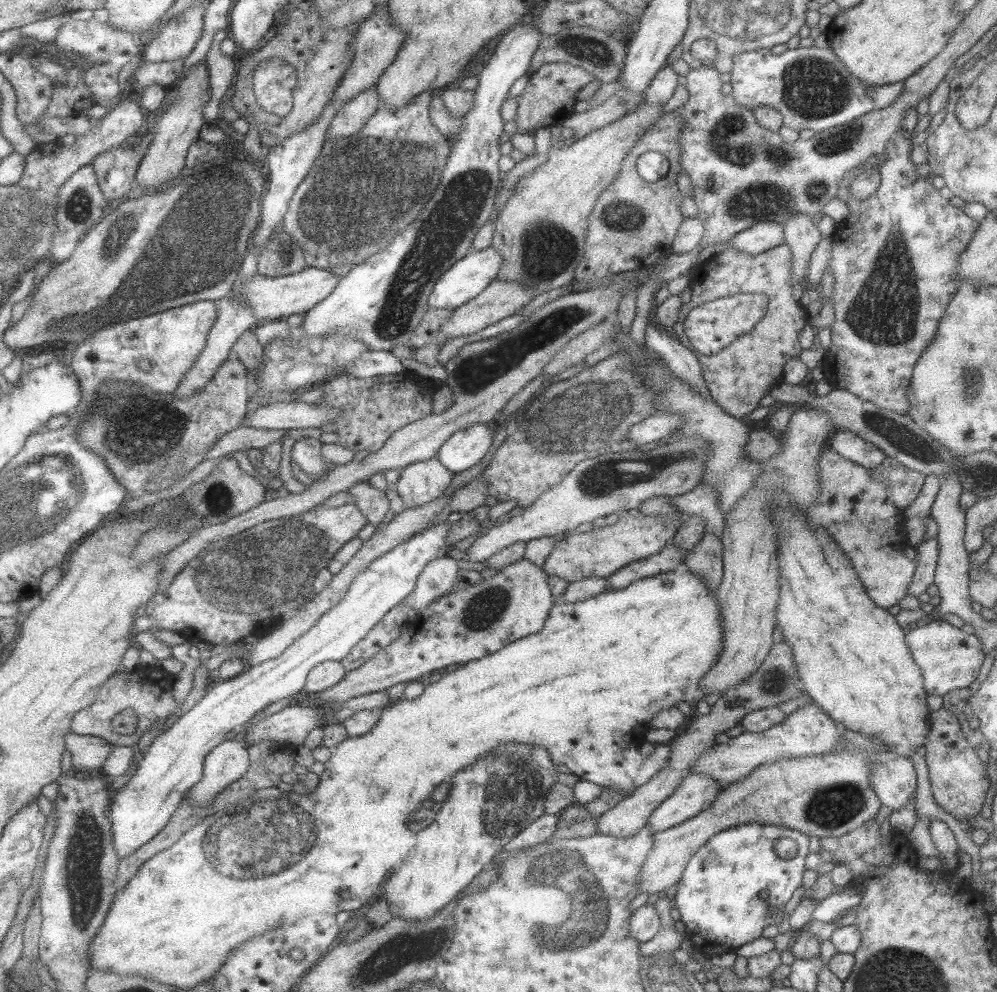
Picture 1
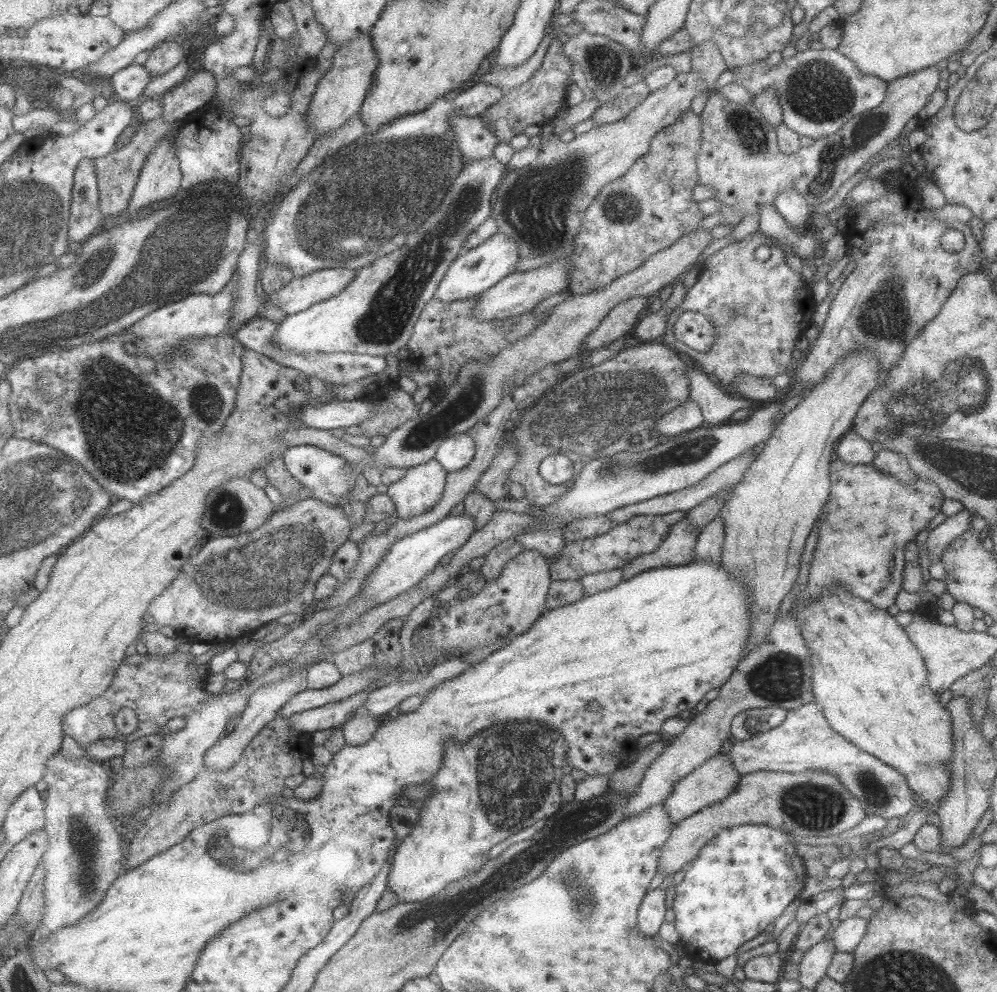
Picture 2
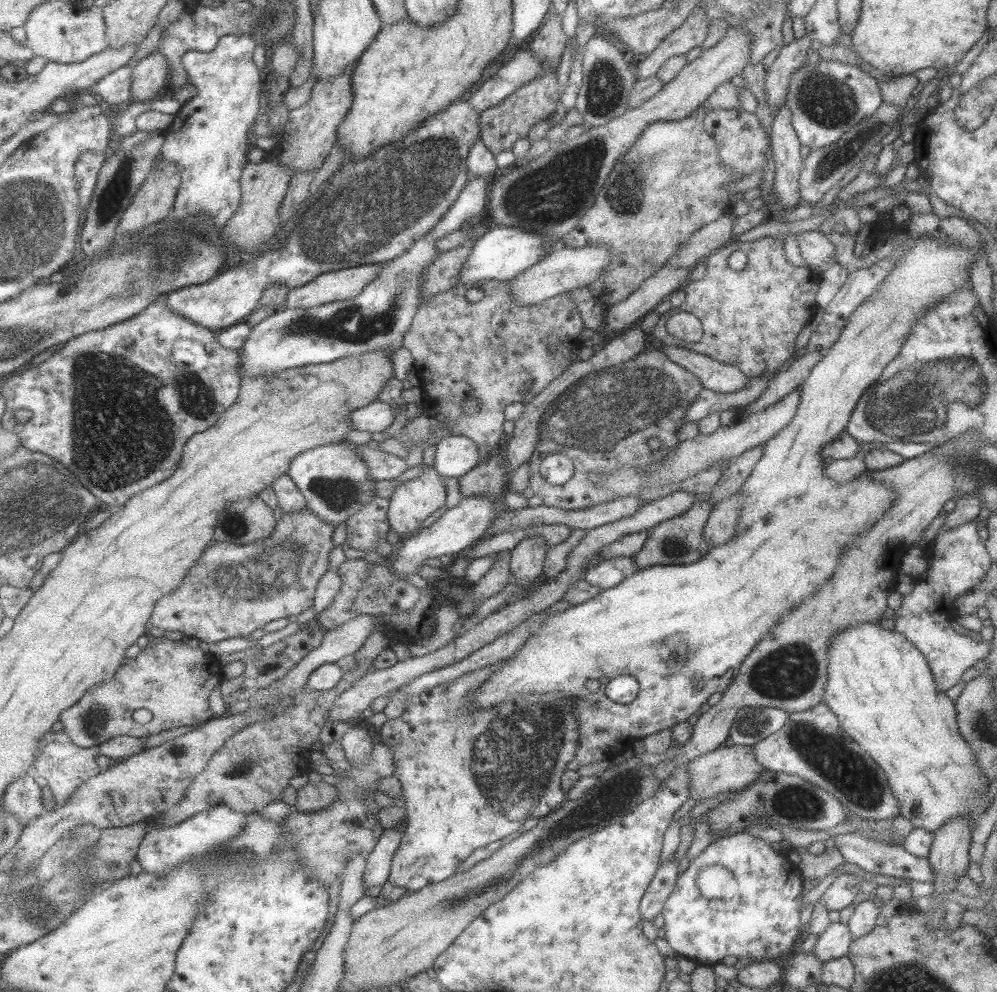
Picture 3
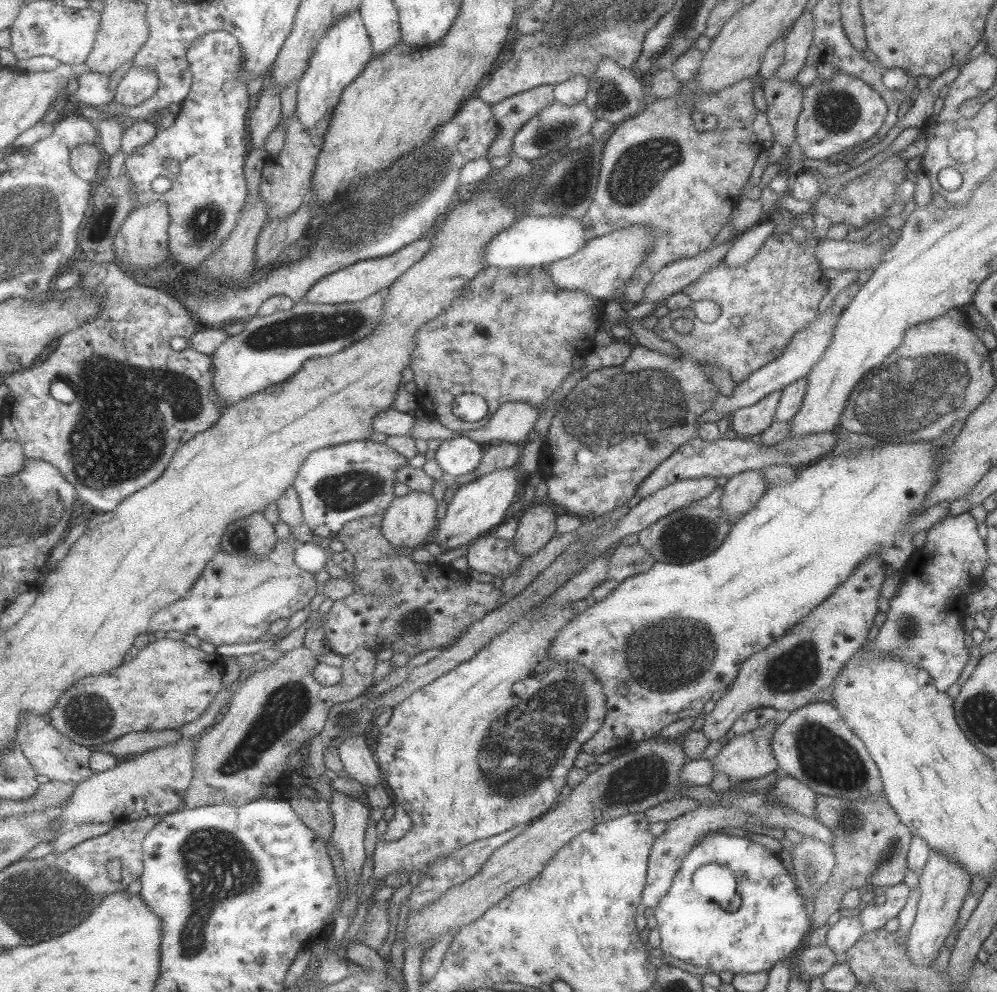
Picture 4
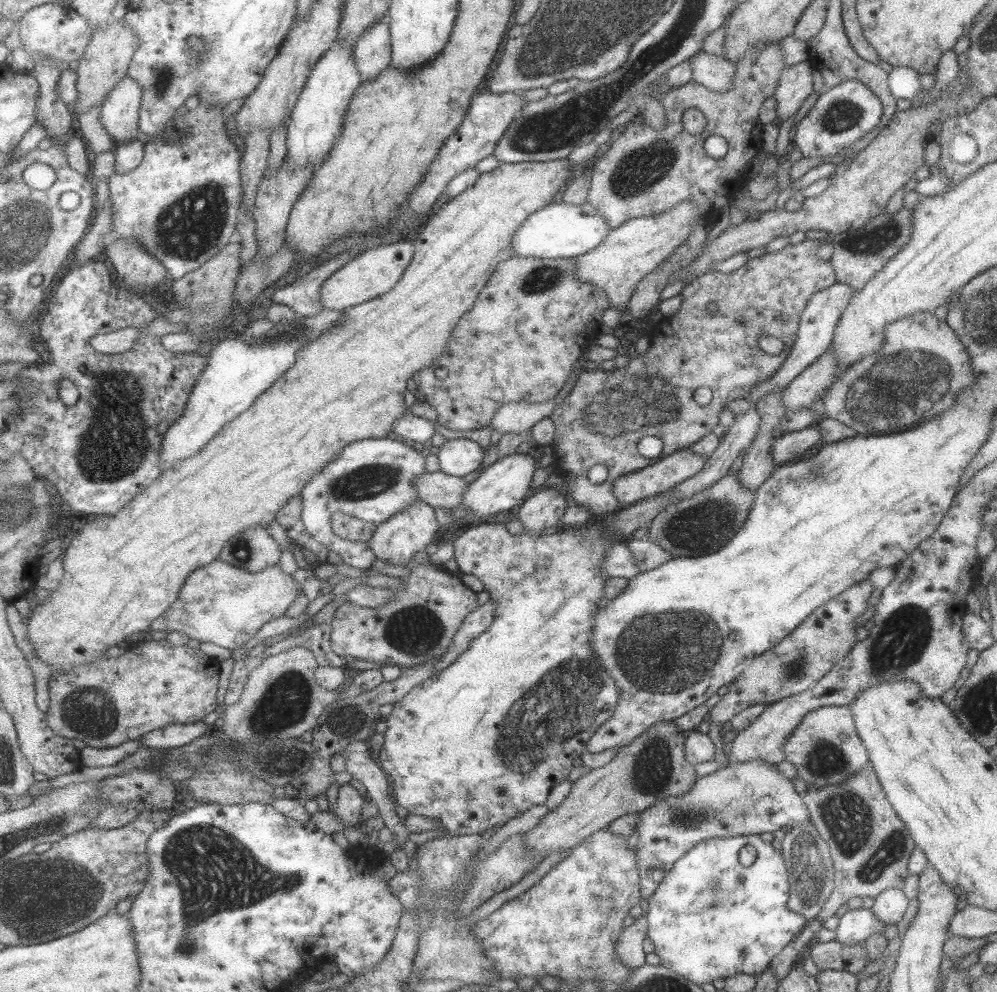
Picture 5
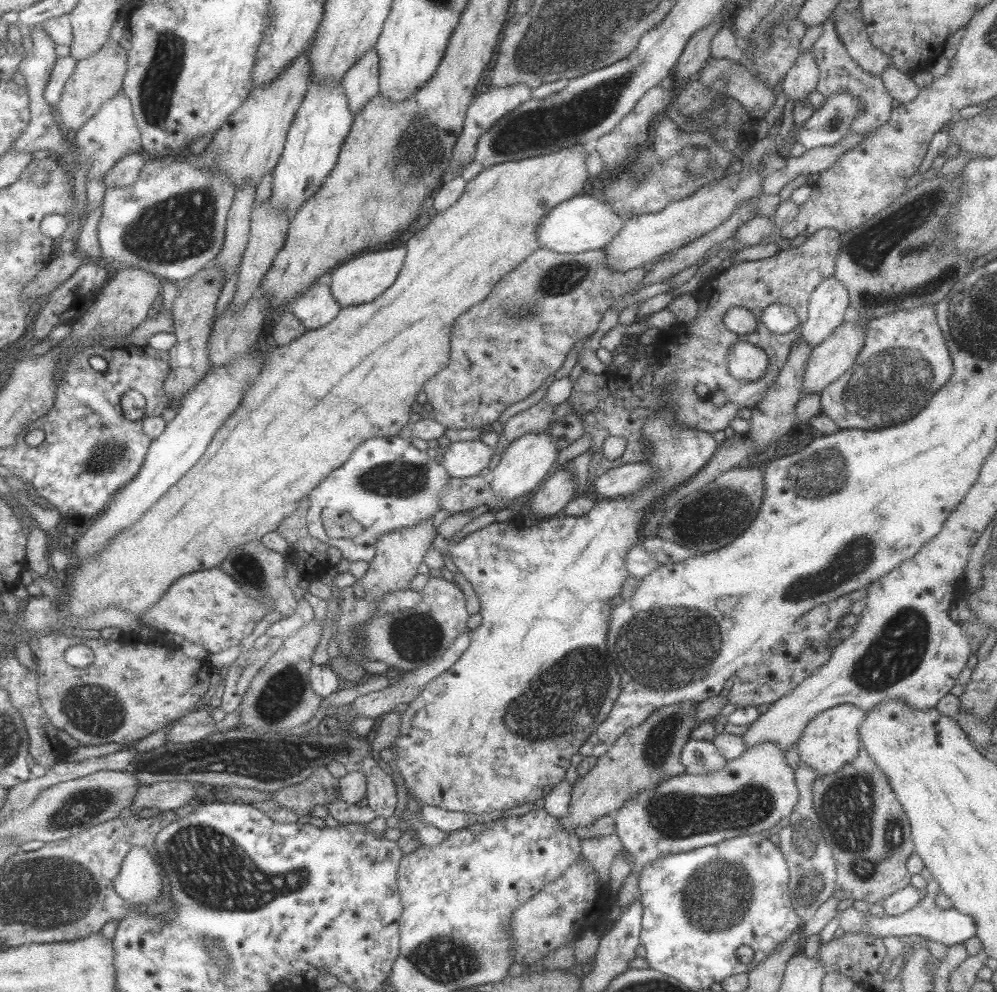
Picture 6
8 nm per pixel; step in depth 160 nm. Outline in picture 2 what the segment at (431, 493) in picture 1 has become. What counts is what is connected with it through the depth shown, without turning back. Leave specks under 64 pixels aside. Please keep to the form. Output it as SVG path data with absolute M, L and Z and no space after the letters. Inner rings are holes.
M432 459L423 464L407 470L405 476L391 484L386 493L394 500L397 507L397 516L403 520L409 520L421 516L435 508L446 491L449 472L436 460Z

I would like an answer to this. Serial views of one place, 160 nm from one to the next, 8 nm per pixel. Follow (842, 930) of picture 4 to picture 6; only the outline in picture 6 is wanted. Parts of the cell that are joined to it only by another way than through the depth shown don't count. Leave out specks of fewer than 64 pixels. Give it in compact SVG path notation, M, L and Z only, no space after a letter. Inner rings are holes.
M929 892L923 900L919 901L915 907L908 912L898 916L869 916L861 915L852 907L845 908L843 912L838 914L839 927L844 932L863 932L869 936L877 936L883 939L884 937L903 937L917 935L929 941L938 942L945 945L946 948L962 944L967 939L975 936L975 923L971 917L963 915L953 908L949 910L941 910L934 904L935 892Z

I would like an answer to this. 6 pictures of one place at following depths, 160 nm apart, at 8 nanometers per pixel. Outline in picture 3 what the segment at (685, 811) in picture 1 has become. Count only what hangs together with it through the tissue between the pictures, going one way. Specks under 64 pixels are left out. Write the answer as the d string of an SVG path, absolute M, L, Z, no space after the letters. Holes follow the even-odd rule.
M747 745L721 746L695 757L688 762L688 783L690 799L695 798L695 804L711 798L718 792L739 791L759 778L764 768L756 762L752 755L752 748Z

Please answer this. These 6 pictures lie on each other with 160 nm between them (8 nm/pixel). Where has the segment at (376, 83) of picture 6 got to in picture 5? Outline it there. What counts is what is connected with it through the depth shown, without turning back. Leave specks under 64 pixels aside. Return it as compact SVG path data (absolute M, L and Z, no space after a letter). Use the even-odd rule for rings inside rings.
M387 14L356 42L355 59L362 73L362 83L375 80L392 64L394 44L390 22L391 17Z

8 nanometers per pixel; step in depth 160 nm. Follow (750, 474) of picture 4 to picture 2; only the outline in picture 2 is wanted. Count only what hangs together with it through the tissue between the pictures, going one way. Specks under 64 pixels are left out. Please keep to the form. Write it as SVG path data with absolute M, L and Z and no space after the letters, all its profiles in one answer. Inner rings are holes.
M719 516L712 518L699 532L694 547L695 560L711 561L719 565L724 540L723 521Z

